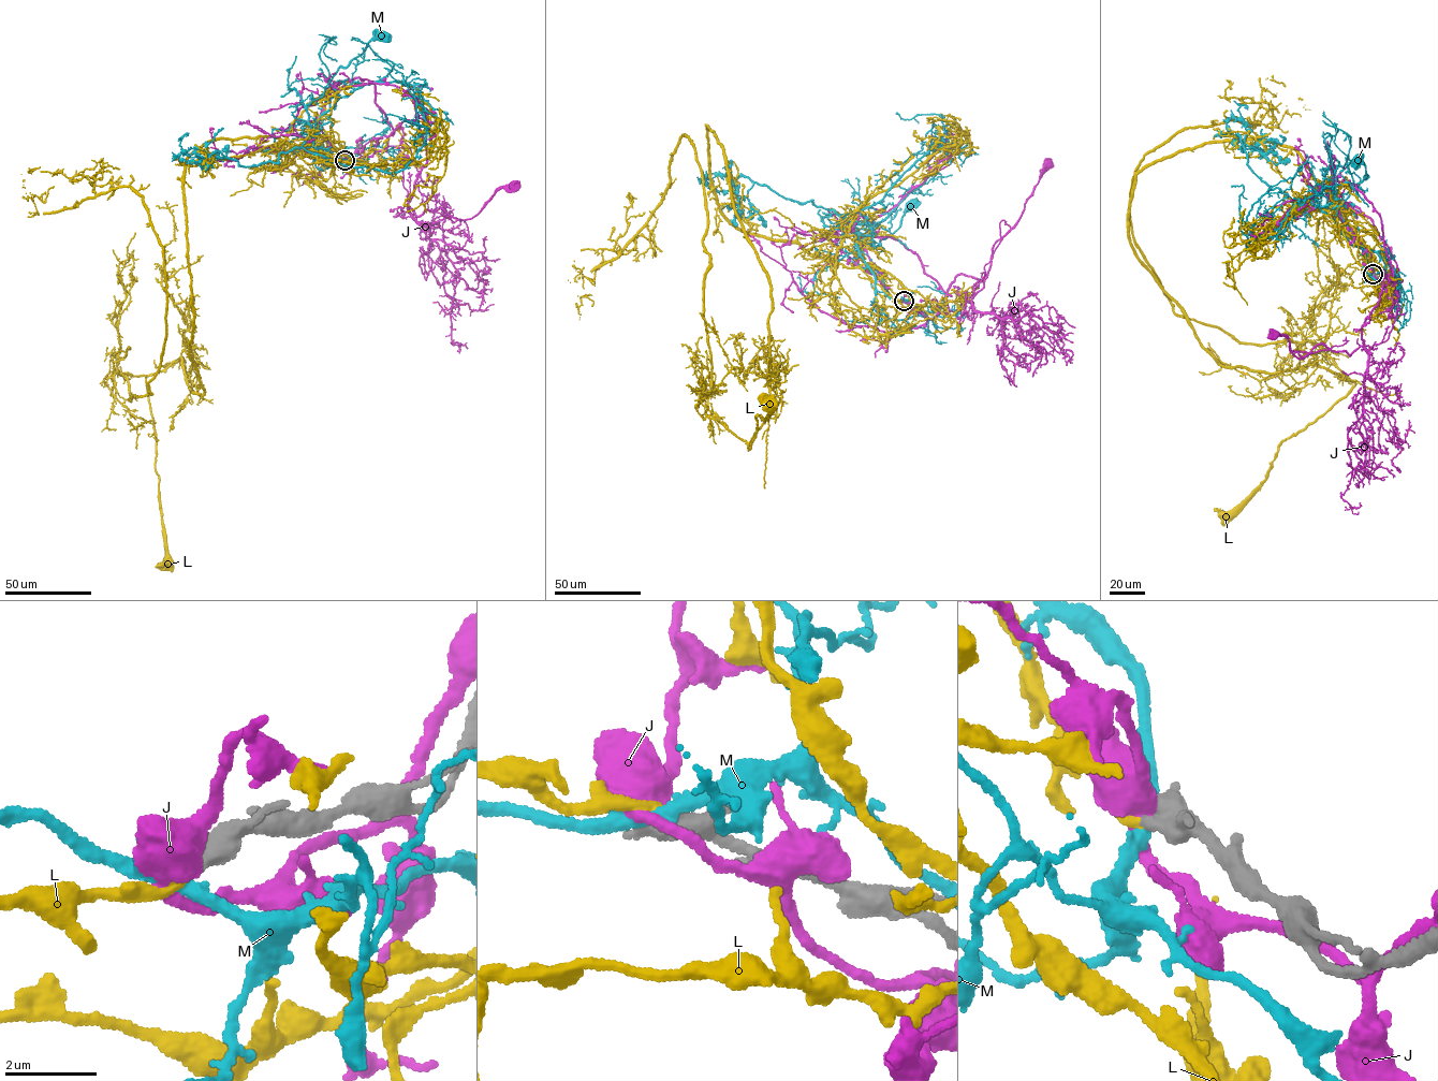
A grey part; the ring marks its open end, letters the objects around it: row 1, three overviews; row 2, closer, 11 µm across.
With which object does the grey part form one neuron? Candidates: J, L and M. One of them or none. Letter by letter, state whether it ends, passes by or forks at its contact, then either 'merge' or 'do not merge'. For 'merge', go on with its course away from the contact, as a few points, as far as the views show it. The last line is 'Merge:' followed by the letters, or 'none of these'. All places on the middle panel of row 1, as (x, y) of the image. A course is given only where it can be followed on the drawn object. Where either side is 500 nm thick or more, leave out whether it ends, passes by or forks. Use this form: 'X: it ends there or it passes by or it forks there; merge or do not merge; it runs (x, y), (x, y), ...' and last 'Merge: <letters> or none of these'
J: do not merge
L: merge; it runs (903, 301), (862, 269), (729, 220), (708, 126), (772, 290), (769, 412), (749, 450), (772, 407)
M: do not merge
Merge: L

